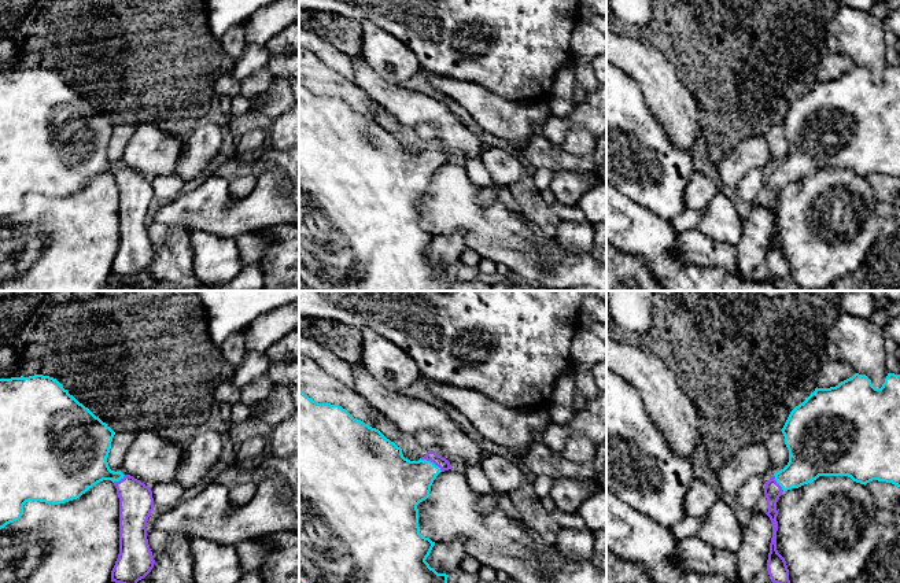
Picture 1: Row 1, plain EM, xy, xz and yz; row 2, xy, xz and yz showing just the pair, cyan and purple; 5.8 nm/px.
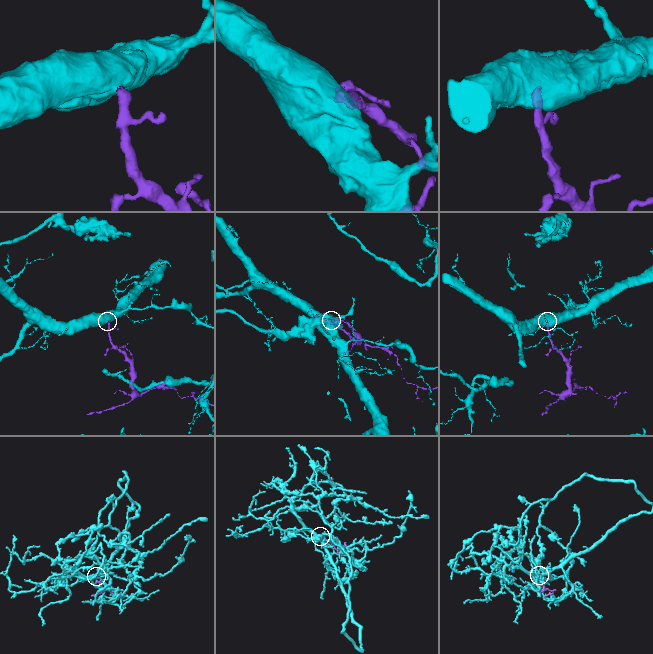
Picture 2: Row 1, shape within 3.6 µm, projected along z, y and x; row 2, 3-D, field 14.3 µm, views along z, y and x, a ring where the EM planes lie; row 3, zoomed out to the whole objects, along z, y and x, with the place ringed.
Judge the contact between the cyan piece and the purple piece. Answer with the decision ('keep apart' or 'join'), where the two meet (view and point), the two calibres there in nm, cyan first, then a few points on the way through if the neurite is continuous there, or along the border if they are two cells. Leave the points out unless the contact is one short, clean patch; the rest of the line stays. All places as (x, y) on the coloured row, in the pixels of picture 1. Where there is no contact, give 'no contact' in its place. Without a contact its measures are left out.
join | xz (430, 461) | 340/70 nm | across xz (394, 484), (409, 482), (430, 461), (443, 464)

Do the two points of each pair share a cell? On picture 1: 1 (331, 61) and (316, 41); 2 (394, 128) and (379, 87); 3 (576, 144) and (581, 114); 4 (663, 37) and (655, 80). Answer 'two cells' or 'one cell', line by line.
1: one cell
2: two cells
3: two cells
4: two cells

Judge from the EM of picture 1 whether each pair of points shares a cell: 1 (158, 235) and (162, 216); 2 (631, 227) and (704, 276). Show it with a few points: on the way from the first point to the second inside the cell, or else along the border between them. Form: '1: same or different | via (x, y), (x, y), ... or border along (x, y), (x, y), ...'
1: different | border along (155, 222), (185, 227), (191, 232)
2: same | via (649, 244), (681, 276), (686, 276)

